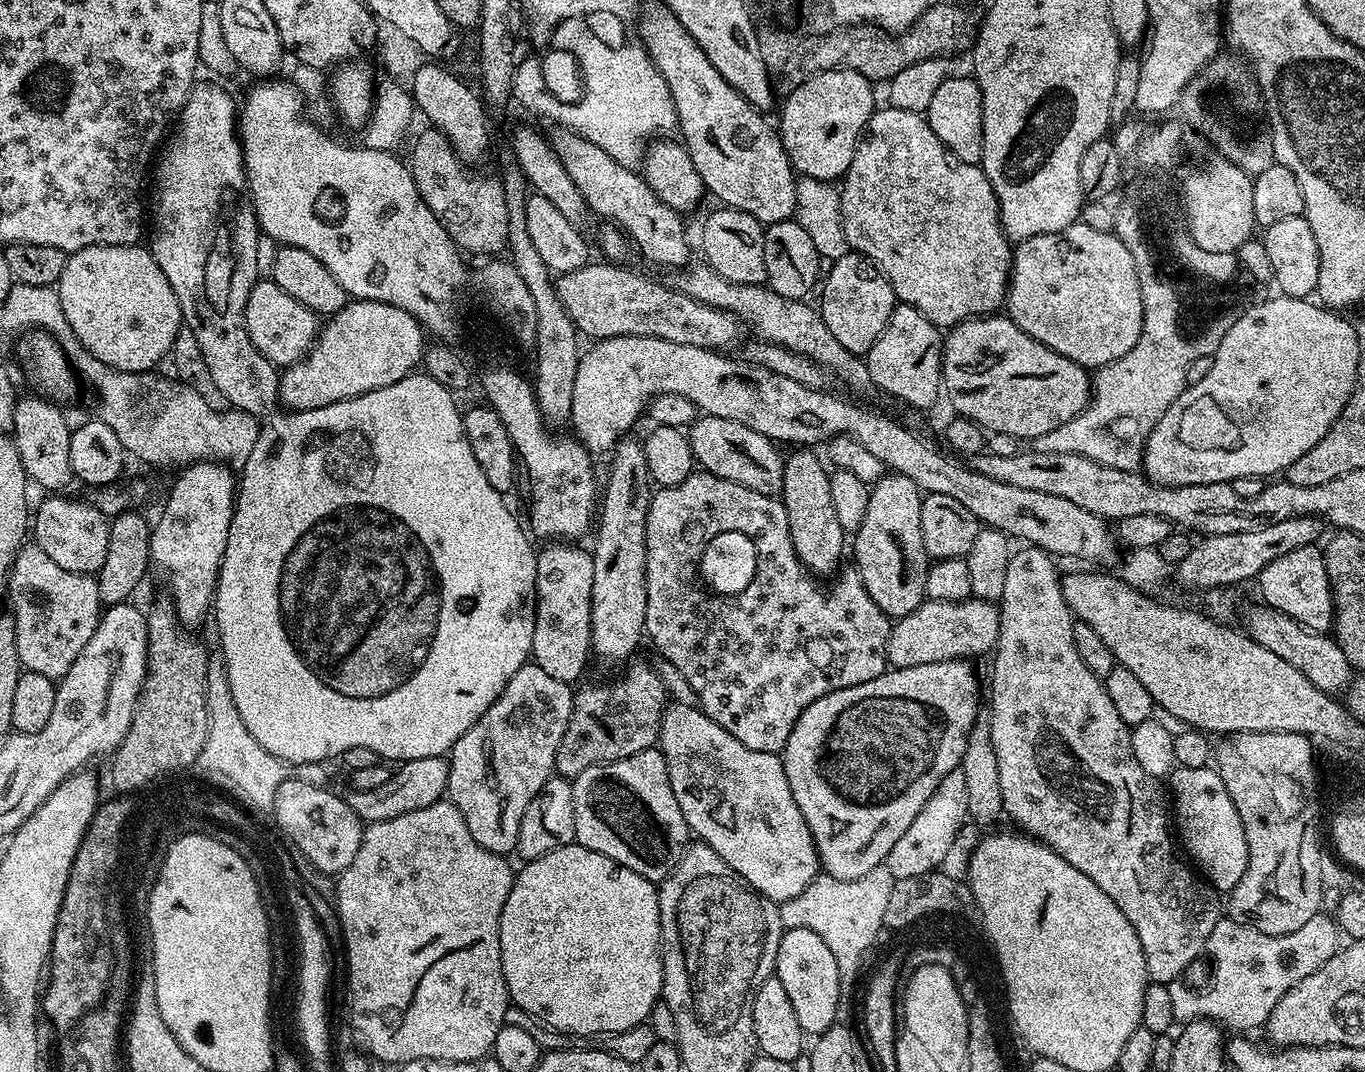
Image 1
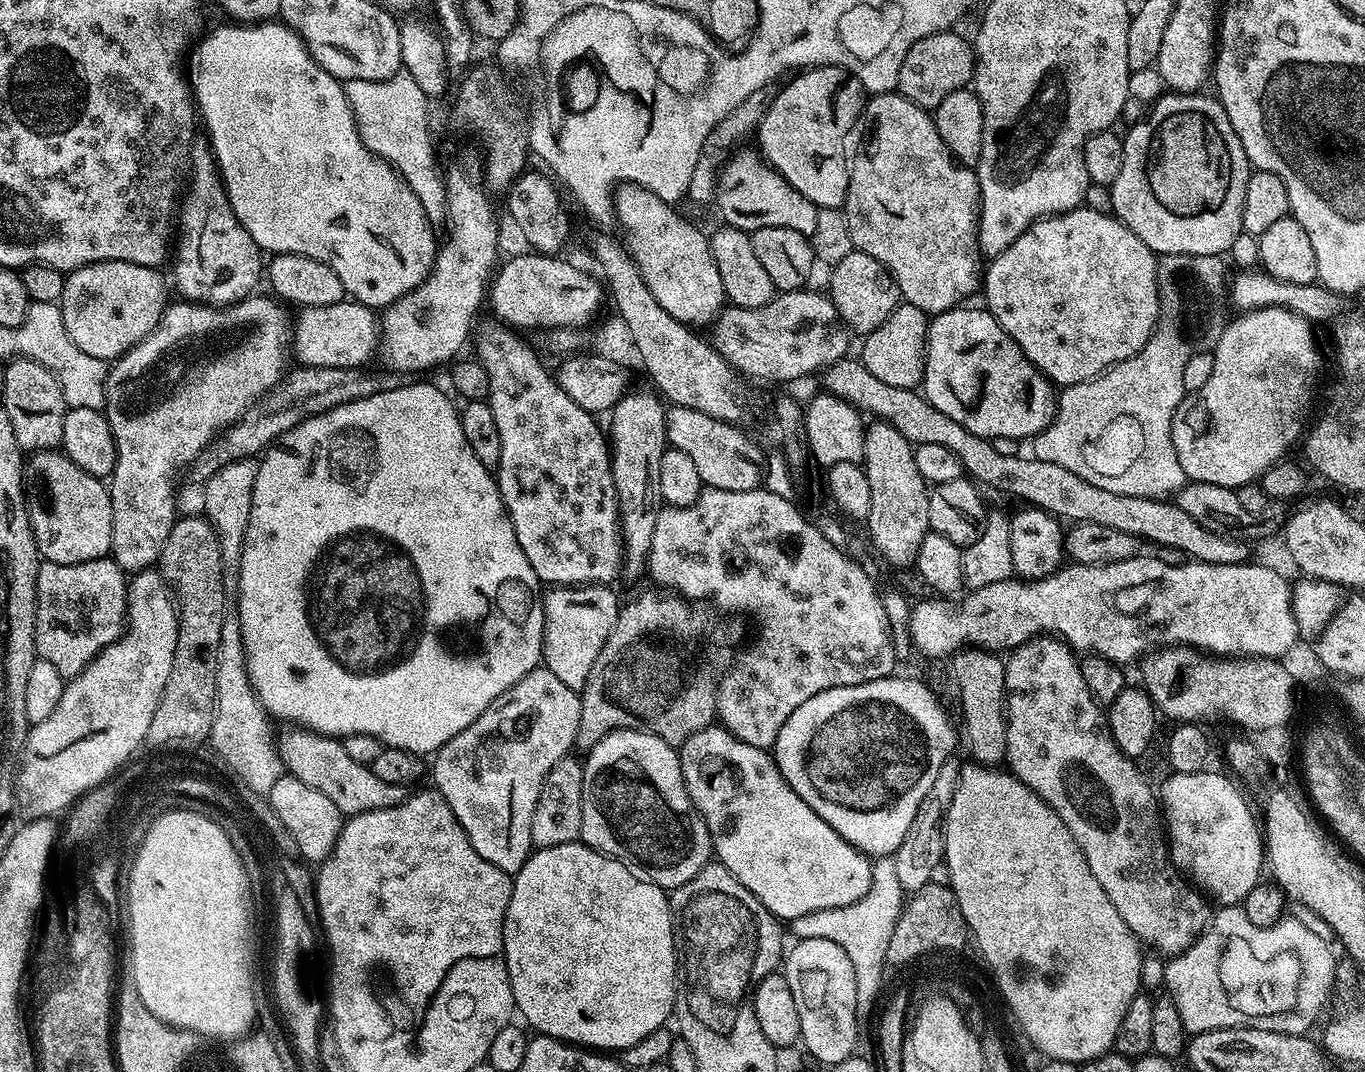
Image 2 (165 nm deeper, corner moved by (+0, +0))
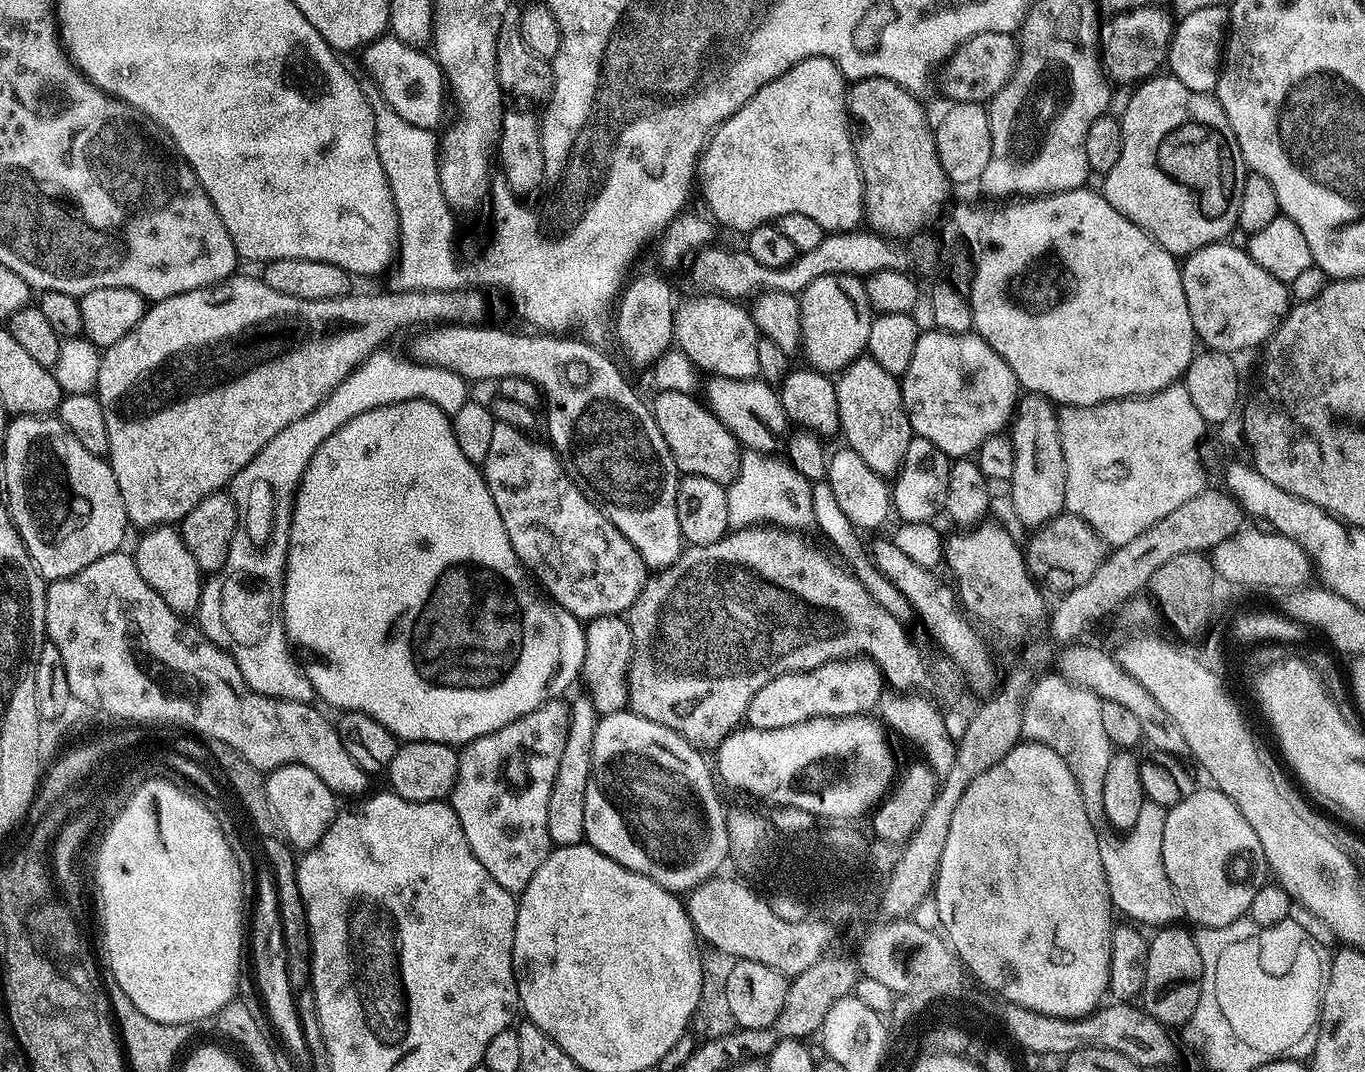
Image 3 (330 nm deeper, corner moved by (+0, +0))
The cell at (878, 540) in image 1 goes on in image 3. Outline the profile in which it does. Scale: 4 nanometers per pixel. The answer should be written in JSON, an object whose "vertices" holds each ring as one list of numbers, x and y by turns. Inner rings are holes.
{"vertices":[[865,354,839,373,835,386,843,443,852,448,854,454,859,454,870,470,885,478,895,477,906,458,906,446,910,446,914,435,902,402,900,380]]}

